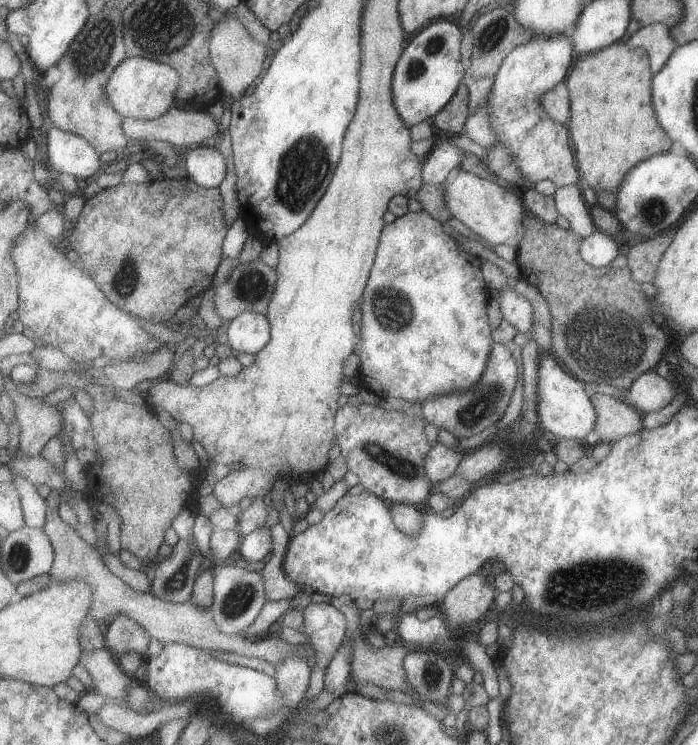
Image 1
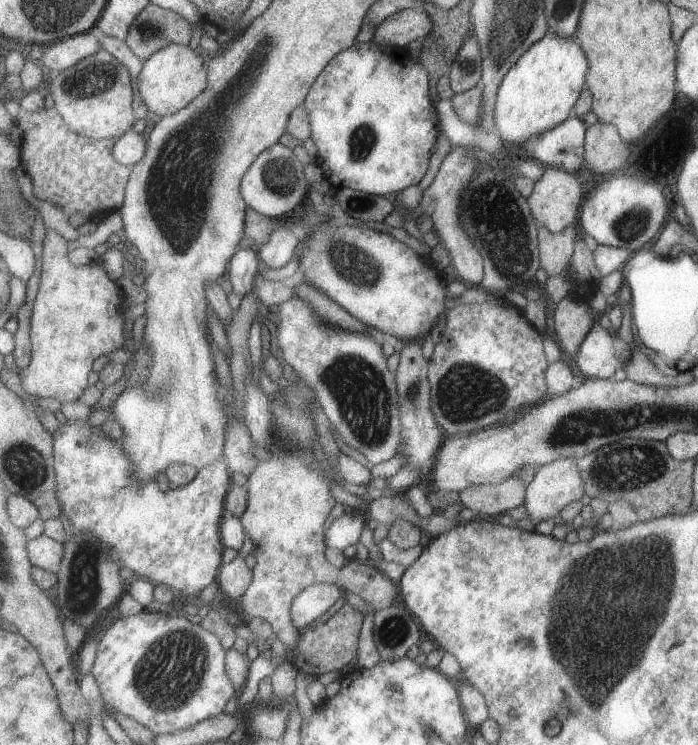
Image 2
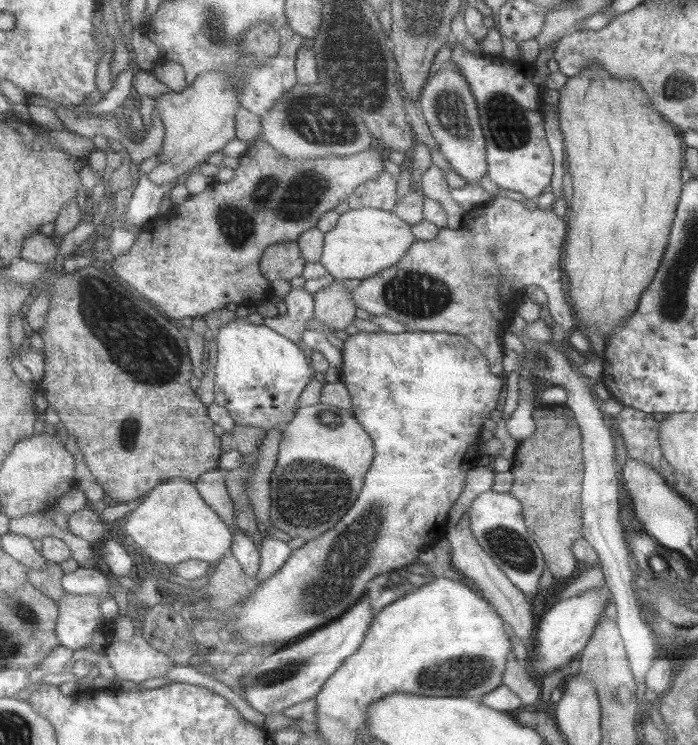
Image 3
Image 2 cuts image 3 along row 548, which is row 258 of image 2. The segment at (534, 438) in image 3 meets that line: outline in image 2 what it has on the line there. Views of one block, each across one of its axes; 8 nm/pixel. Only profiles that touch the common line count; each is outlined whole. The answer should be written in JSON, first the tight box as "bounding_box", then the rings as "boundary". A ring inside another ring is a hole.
{"bounding_box":[539,222,577,277],"boundary":[[[576,222],[562,232],[553,233],[544,226],[539,227],[539,257],[541,267],[551,277],[569,268],[577,240]]]}

